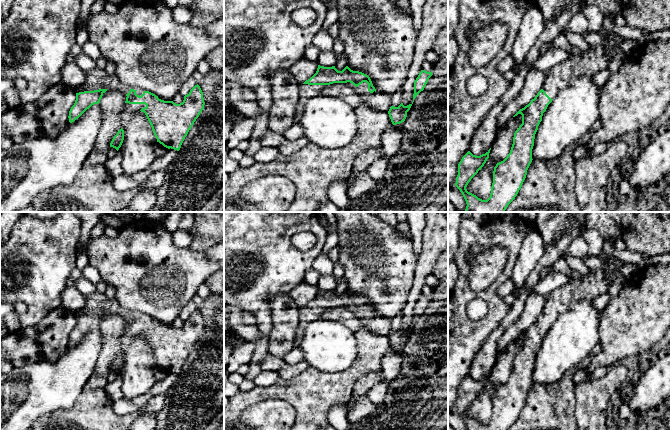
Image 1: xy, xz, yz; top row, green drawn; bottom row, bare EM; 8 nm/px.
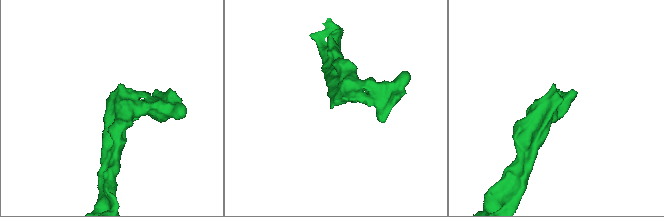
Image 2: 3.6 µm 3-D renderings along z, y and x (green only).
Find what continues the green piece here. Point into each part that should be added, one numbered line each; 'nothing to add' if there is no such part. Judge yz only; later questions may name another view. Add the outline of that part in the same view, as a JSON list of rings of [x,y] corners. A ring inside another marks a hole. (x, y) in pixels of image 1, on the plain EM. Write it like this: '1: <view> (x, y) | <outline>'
1: yz (587, 287) | [[[607,262],[597,270],[591,270],[579,279],[570,278],[569,282],[546,295],[543,314],[554,323],[560,314],[566,312],[580,300],[593,301],[598,295],[607,291],[609,280],[606,277]]]

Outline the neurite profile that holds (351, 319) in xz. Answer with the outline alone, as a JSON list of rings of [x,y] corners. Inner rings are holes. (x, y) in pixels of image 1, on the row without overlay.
[[[345,307],[327,309],[324,311],[322,317],[342,323],[353,332],[362,327],[359,312],[356,310],[347,310]]]

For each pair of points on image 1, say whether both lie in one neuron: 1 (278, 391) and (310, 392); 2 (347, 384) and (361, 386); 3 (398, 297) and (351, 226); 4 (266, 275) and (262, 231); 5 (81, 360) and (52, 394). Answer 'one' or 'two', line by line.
1: one
2: two
3: one
4: one
5: one

